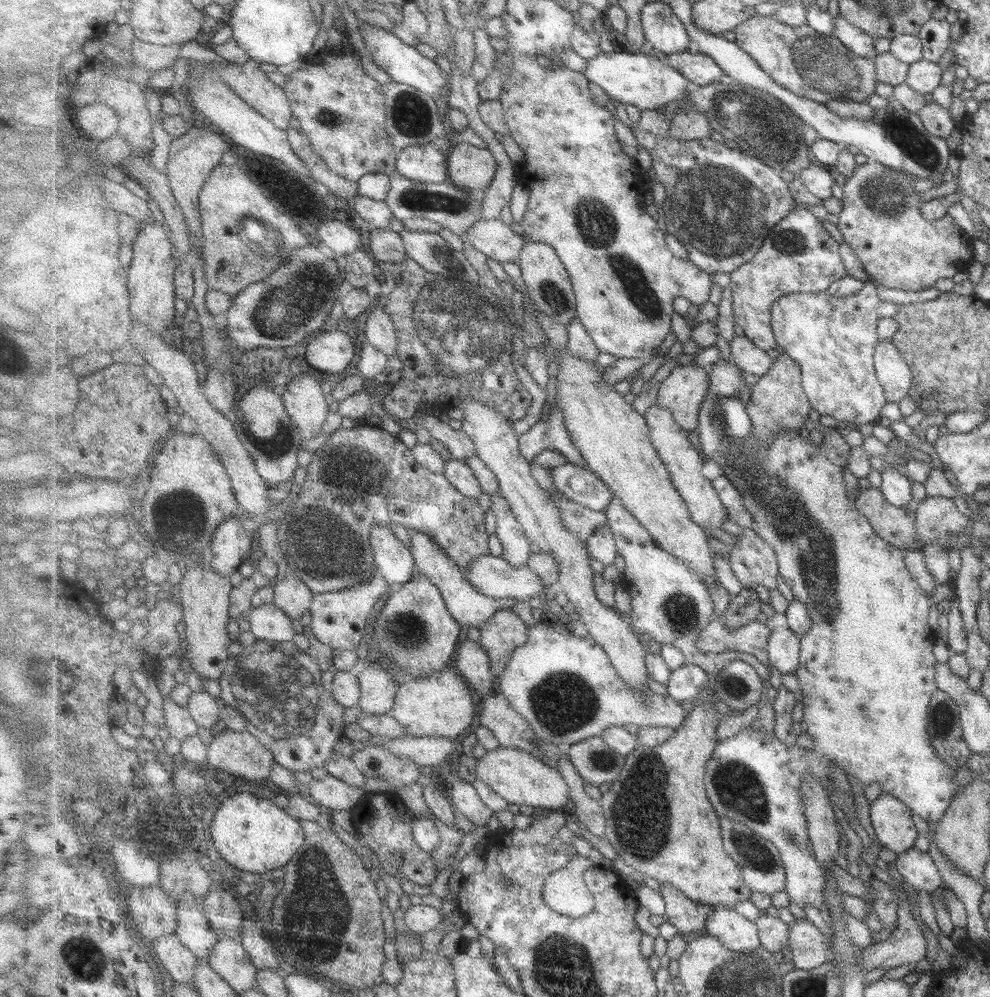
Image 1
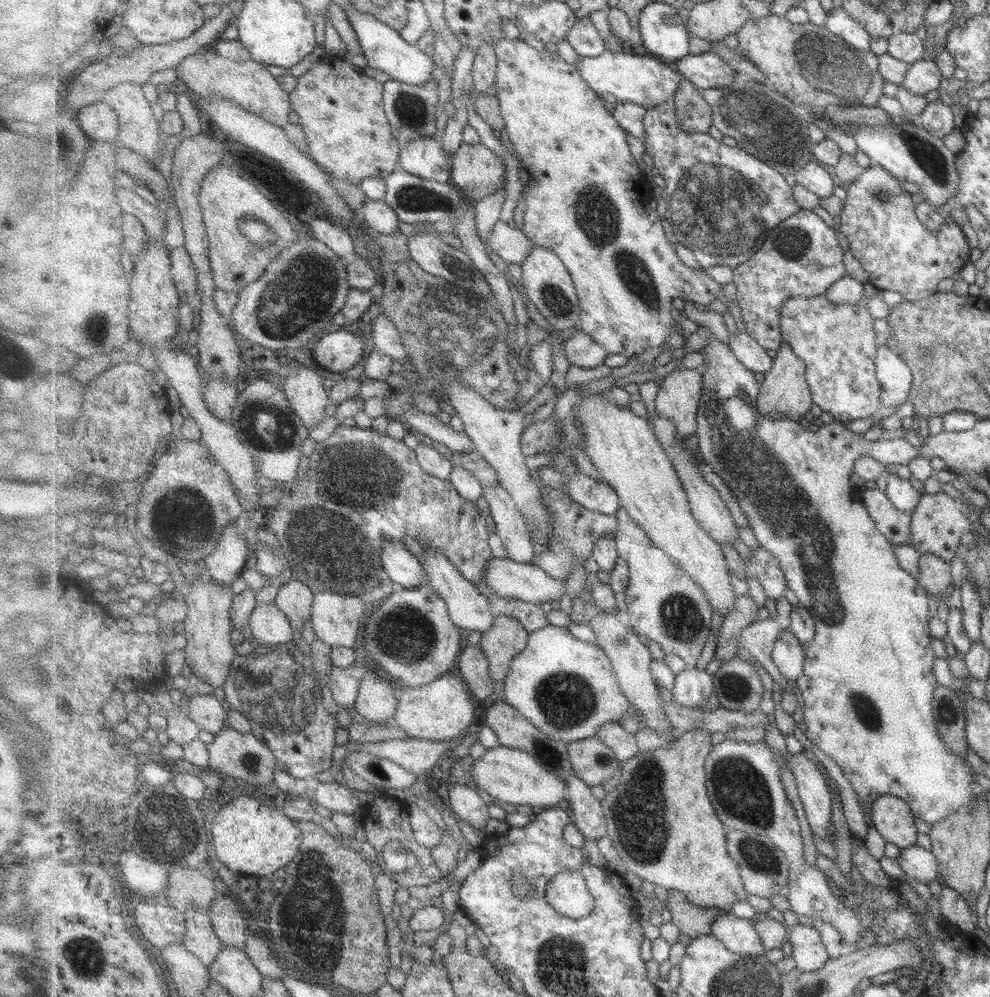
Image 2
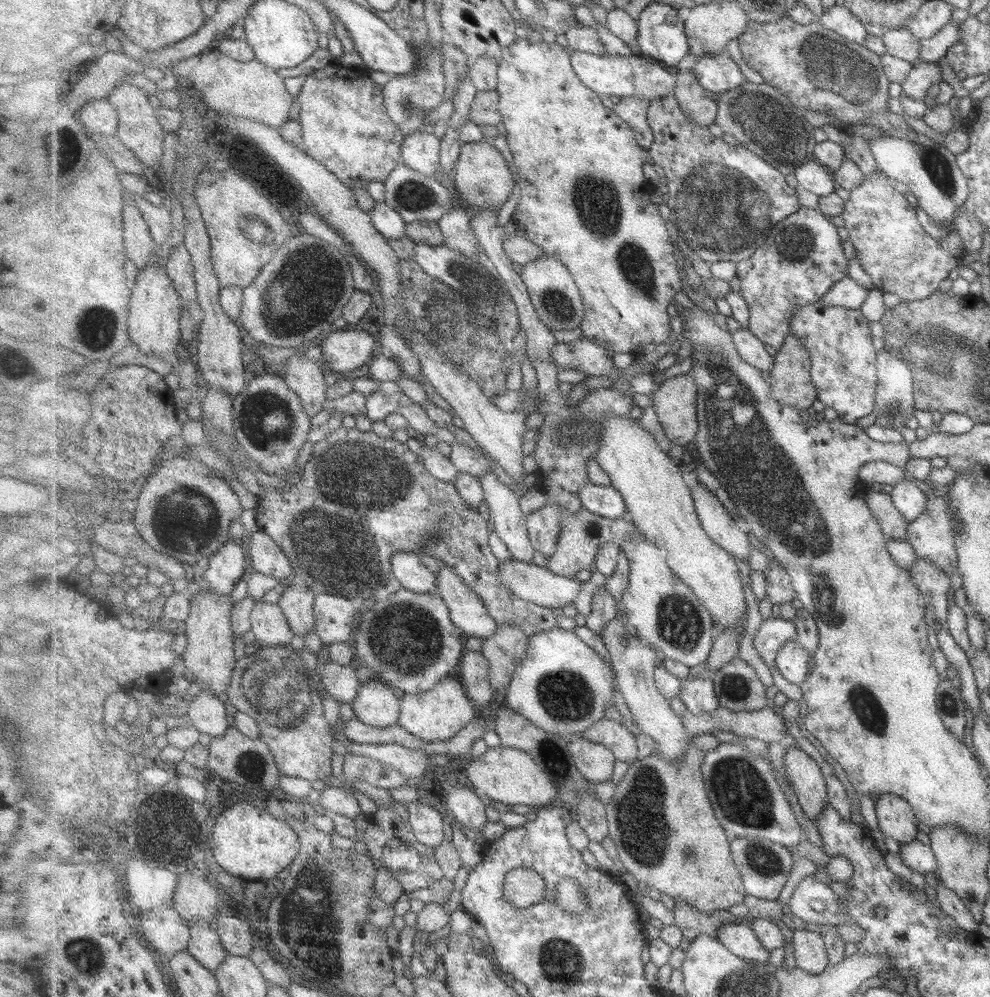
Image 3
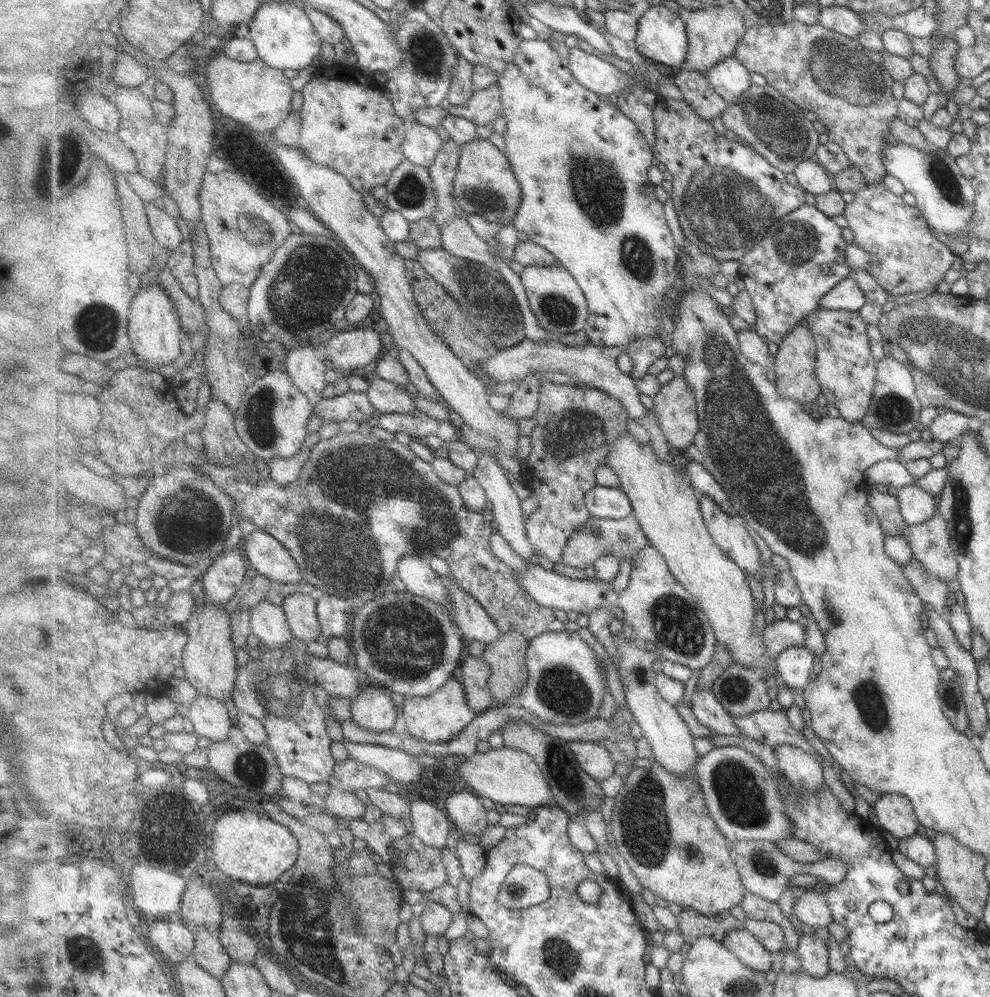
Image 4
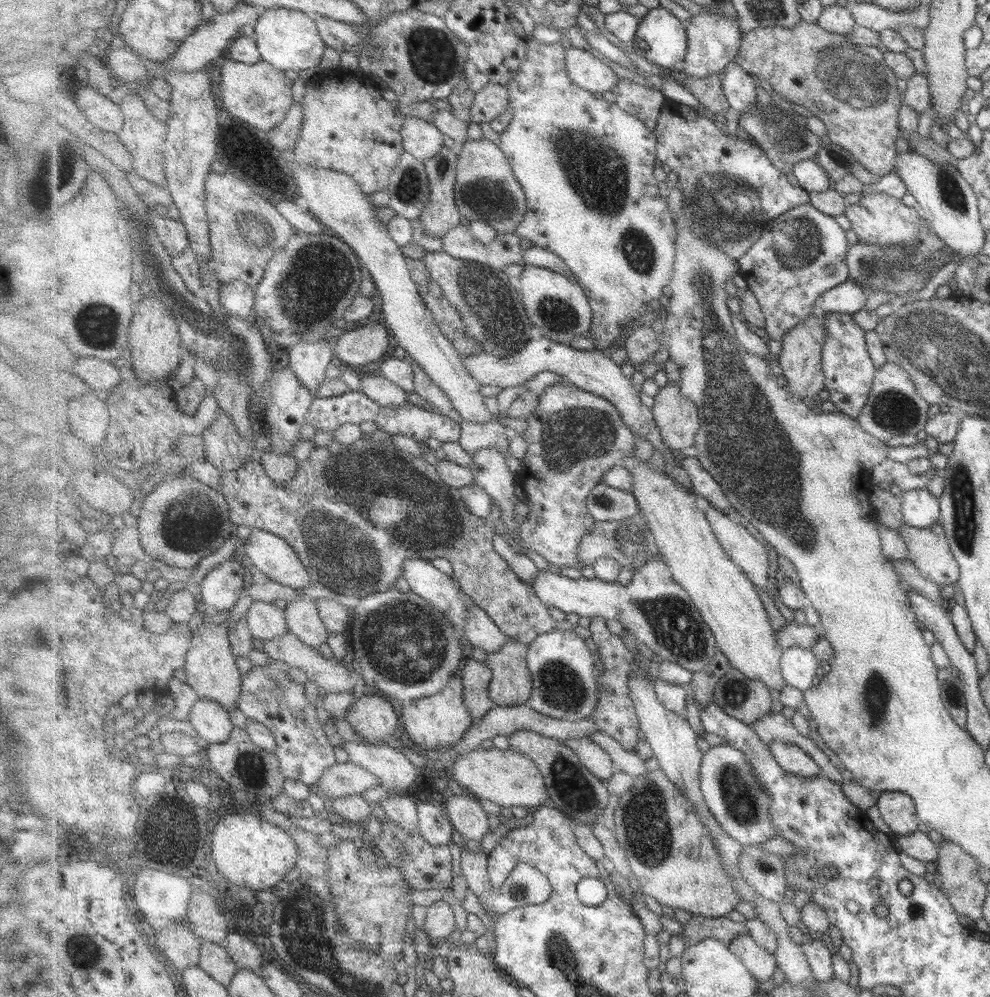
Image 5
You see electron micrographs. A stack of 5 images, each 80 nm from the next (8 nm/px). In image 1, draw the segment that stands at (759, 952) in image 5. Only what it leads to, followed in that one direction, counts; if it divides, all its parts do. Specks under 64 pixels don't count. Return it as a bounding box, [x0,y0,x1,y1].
[706,904,762,952]

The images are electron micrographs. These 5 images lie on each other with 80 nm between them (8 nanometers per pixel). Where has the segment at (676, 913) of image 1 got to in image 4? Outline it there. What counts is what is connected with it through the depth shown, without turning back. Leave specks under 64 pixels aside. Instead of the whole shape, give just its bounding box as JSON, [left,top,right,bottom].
[678,907,746,946]

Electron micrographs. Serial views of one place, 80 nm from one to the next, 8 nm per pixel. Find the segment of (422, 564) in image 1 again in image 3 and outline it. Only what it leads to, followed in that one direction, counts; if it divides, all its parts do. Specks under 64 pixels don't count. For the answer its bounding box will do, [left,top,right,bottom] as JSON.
[433,562,499,638]

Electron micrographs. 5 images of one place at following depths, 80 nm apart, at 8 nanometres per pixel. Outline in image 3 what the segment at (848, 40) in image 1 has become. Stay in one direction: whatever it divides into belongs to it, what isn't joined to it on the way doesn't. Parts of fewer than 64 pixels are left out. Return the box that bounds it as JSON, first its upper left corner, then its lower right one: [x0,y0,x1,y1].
[818,4,868,44]

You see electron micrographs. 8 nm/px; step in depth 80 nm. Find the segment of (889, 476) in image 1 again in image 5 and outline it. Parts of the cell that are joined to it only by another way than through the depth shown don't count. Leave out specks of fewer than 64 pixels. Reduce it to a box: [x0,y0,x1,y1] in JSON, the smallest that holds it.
[902,489,942,528]

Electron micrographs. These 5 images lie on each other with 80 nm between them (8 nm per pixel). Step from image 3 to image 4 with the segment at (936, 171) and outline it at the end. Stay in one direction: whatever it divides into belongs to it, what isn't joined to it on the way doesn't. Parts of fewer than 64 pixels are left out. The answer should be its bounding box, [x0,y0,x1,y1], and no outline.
[884,142,974,236]

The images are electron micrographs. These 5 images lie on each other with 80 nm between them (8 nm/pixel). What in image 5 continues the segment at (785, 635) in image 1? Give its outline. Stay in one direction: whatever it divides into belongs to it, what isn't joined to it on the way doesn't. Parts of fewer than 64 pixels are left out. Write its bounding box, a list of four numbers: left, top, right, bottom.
[782,647,821,693]

